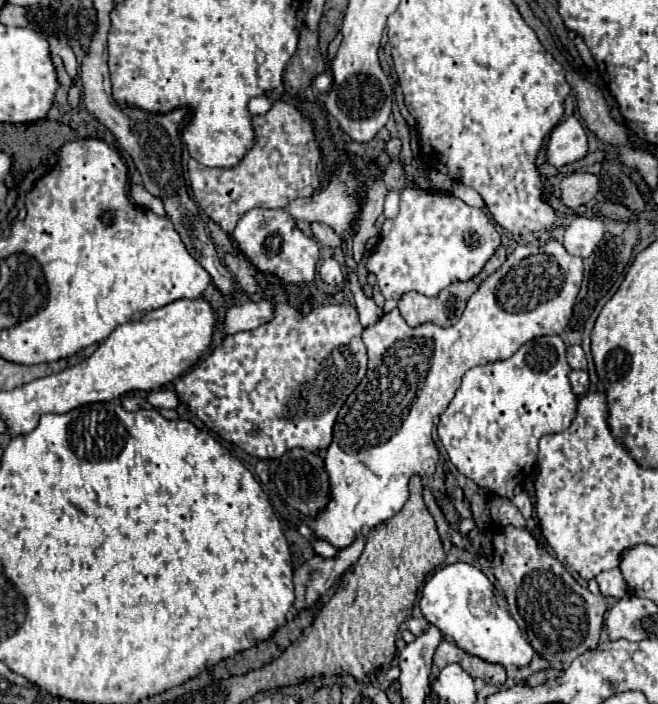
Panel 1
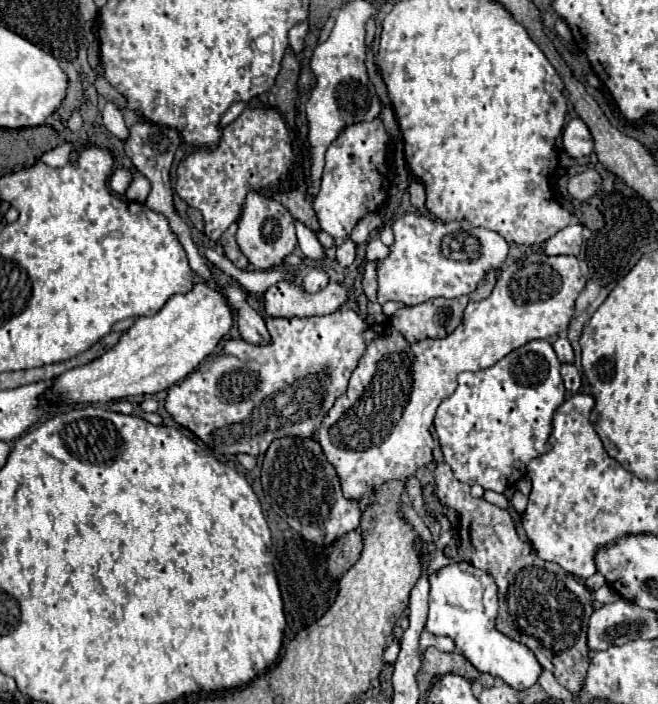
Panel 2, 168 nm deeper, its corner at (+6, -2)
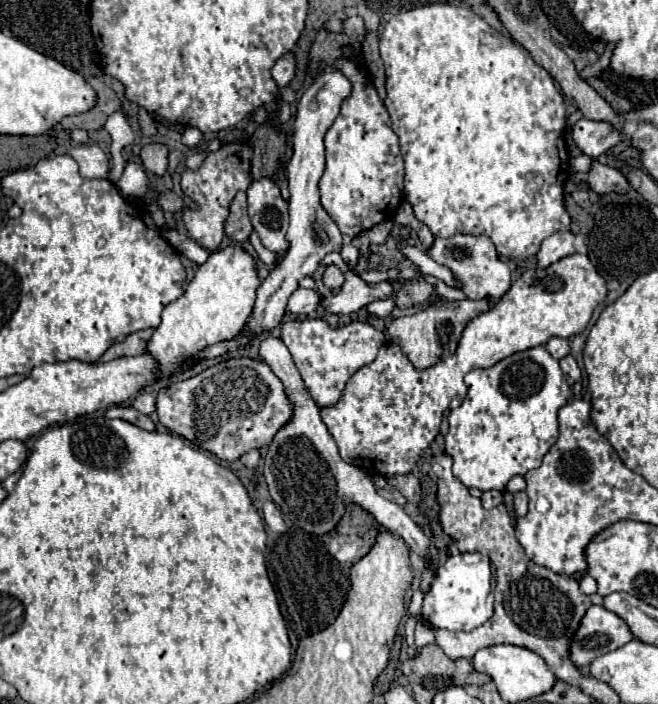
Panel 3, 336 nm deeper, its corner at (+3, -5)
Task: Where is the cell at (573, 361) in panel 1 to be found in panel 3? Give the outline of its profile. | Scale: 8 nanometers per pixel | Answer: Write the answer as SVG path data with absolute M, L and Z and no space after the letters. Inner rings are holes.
M551 337L545 347L547 347L547 351L551 353L553 359L563 359L565 355L569 355L569 341L567 341L567 339Z

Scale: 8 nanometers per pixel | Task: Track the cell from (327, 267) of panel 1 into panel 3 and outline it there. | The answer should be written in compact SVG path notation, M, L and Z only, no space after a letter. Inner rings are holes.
M297 289L287 303L287 311L293 315L309 315L319 307L319 295L313 289Z

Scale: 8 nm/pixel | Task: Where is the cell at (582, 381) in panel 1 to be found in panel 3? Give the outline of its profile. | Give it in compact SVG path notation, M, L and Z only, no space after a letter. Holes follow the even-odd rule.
M571 355L563 357L563 359L559 361L559 365L561 365L561 371L563 371L563 375L565 375L565 379L567 379L569 385L573 385L575 381L581 379L581 371L579 371L579 367L577 367L577 361L575 361Z

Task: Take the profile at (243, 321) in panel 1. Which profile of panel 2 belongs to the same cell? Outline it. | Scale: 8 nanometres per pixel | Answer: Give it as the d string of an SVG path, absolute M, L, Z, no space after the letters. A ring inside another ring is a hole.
M280 280L264 292L264 312L270 318L308 318L336 312L346 300L346 288L328 284L324 290L310 294L290 280Z

